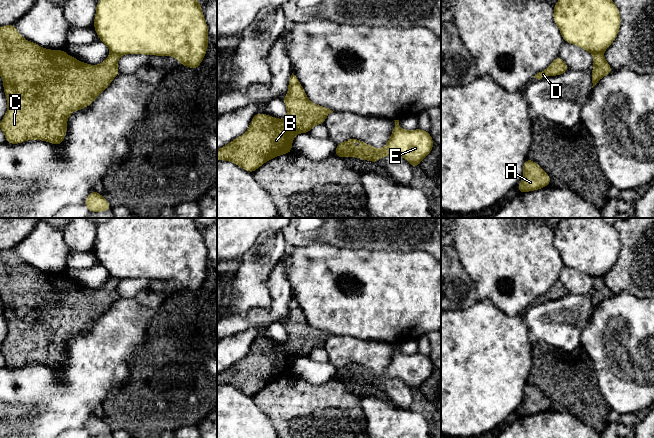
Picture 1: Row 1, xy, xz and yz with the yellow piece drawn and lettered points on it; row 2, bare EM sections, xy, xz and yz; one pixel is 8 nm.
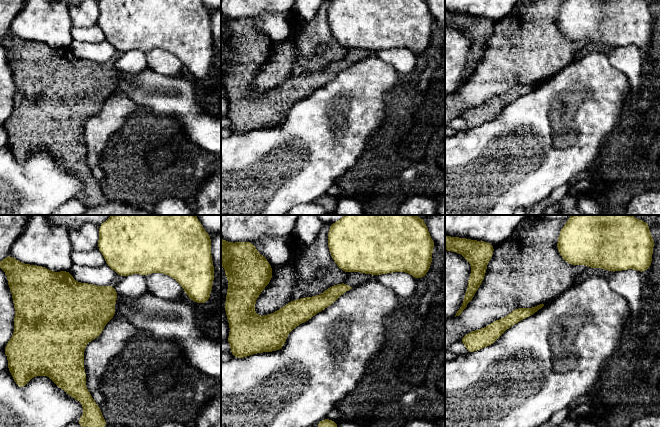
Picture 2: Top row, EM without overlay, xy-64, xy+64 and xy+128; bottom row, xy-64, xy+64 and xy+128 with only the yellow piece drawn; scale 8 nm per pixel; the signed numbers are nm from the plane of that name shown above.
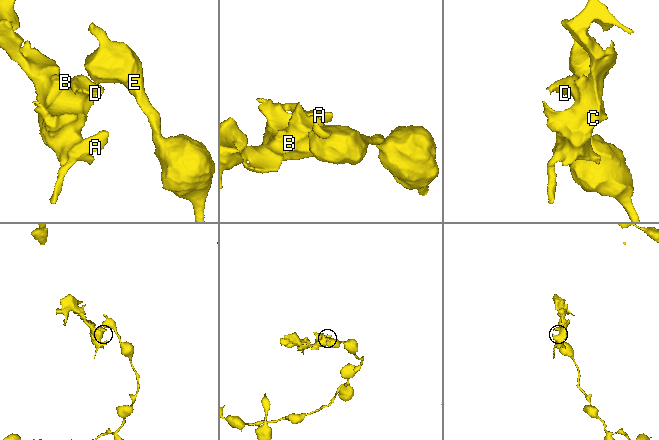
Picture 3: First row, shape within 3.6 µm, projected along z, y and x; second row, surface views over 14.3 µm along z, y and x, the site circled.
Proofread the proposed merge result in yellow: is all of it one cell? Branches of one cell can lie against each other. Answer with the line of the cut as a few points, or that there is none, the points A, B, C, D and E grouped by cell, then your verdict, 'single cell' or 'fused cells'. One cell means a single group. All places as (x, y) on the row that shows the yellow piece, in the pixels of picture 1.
cut in xy along (111, 52), (118, 56); A B C D / E; fused cells

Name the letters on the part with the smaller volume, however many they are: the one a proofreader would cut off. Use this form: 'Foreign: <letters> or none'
Foreign: A, B, C, D

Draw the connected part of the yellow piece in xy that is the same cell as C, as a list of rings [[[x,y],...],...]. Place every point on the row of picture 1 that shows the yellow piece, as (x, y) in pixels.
[[[14,24],[0,27],[0,75],[3,79],[3,88],[7,99],[7,112],[0,122],[0,129],[3,131],[6,142],[9,144],[20,144],[26,140],[44,140],[54,145],[61,145],[63,138],[67,134],[67,119],[72,112],[89,107],[91,103],[100,95],[112,82],[112,80],[120,74],[117,67],[119,56],[111,53],[106,60],[99,65],[89,65],[83,63],[73,56],[66,54],[65,50],[50,50],[45,49],[38,44],[25,40],[16,30]]]

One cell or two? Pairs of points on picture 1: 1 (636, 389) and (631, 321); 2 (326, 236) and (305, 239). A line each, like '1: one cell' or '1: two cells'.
1: one cell
2: one cell

